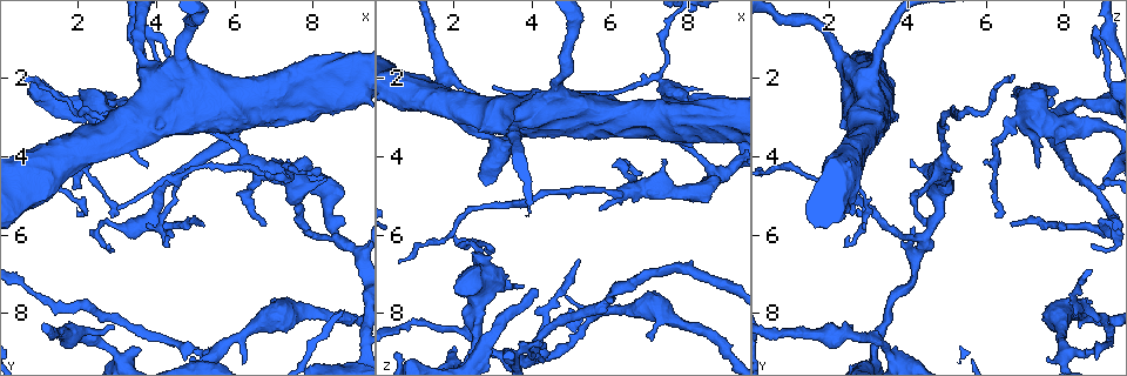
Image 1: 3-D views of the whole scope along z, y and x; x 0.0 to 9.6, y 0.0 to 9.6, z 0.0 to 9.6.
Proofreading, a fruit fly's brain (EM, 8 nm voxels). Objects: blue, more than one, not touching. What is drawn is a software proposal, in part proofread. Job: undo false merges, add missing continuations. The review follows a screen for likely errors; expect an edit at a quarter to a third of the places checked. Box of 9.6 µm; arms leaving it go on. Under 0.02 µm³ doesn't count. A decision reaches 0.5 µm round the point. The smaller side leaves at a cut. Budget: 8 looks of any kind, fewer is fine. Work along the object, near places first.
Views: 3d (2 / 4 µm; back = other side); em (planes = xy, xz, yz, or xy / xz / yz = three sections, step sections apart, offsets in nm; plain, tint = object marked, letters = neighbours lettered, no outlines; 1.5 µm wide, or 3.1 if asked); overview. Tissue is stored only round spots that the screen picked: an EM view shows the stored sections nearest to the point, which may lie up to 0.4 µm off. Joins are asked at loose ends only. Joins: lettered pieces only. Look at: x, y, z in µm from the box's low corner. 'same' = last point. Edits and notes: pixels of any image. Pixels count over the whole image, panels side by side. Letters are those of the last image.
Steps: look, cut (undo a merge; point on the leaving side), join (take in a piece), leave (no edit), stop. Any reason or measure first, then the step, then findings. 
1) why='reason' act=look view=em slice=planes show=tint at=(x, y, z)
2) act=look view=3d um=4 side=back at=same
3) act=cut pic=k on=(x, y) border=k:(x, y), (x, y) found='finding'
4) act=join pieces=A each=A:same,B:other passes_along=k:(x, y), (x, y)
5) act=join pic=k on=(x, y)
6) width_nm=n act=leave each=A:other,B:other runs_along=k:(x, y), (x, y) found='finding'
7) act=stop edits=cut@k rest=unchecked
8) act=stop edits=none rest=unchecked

why='thick turns thin' act=look view=3d um=2 at=(3.60, 1.30, 3.20)

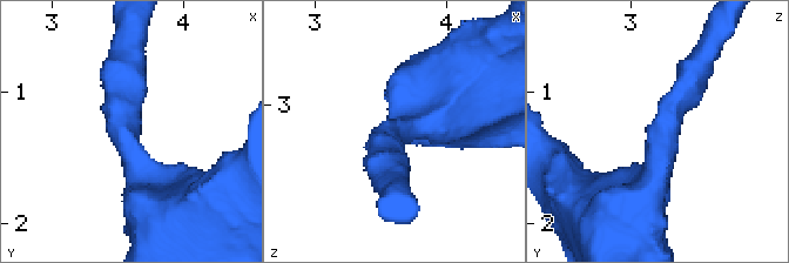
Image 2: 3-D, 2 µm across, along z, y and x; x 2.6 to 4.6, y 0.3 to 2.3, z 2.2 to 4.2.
arm_widths_nm=220,650 why='need the tissue' act=look view=em slice=planes show=letters at=(3.56, 1.36, 3.24)

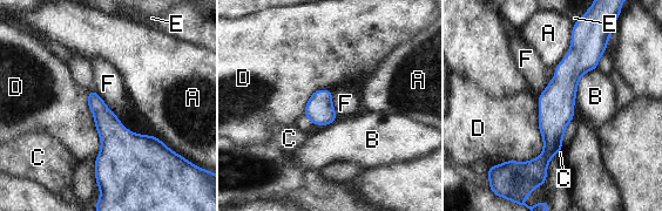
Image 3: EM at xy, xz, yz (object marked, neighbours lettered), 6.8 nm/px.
longest_contact=D:550nm act=leave each=A:other,B:other,C:other,D:other,E:other,F:other found='continuous, no second cell'

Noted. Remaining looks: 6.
why='an open end' act=look view=em slice=xz step=8 show=letters at=(2.00, 4.85, 8.85)

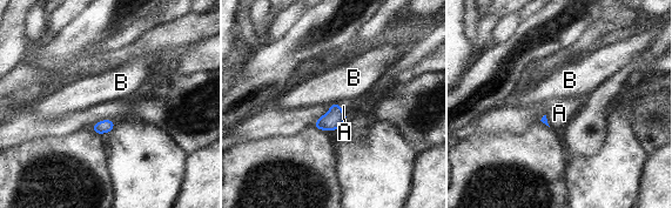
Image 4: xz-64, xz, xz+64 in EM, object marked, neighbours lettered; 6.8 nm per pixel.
why='another direction' act=look view=em slice=planes show=letters at=same

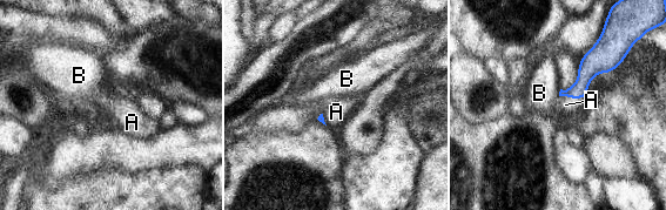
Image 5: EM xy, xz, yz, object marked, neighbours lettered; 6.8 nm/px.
longest_contact=A:180nm act=join pieces=A each=A:same,B:other passes_along=5:(590, 66), (572, 97), (565, 104) found='the cell continues'

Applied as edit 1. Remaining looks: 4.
act=look view=overview

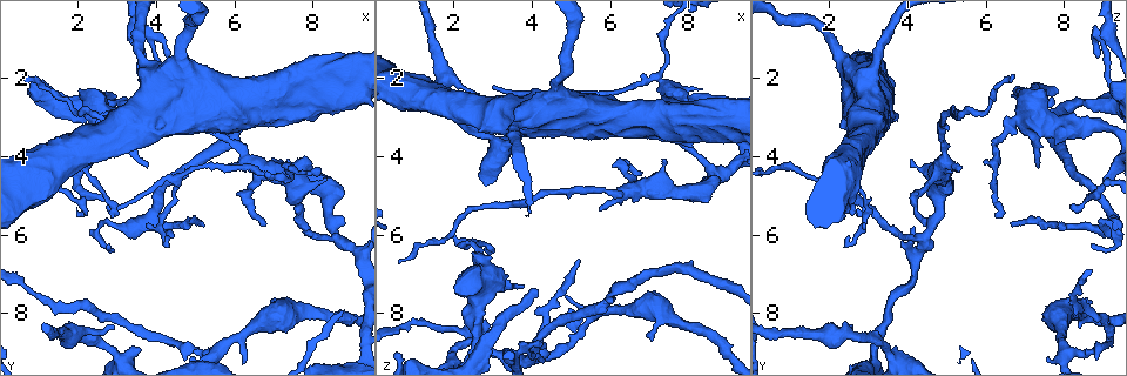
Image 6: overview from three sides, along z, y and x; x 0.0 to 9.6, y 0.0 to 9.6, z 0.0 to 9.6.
why='tapers out' act=look view=3d um=2 at=(7.05, 7.75, 8.70)

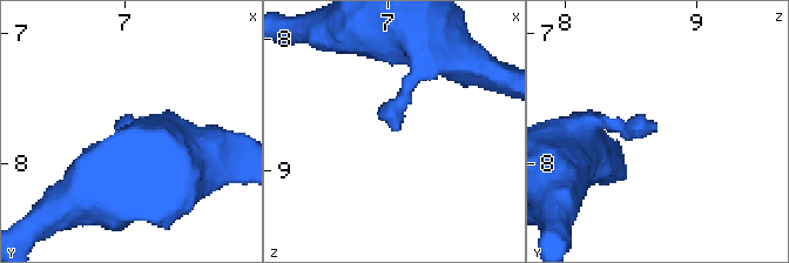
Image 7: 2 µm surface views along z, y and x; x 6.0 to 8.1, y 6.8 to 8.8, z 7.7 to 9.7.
act=look view=em slice=xz step=8 show=tint at=(7.06, 7.72, 8.70)

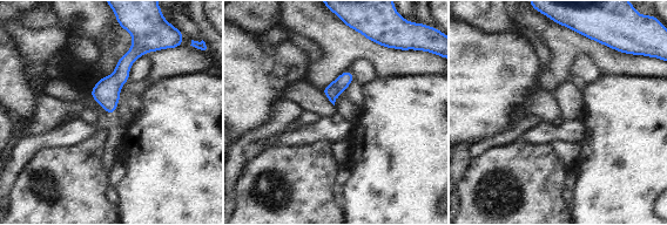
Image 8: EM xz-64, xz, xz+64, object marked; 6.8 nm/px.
why='another direction' act=look view=em slice=planes show=letters at=same

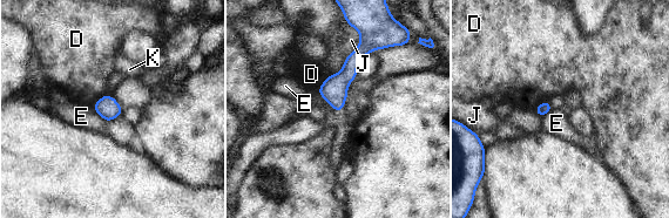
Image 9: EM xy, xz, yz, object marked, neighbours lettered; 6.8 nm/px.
act=leave each=D:other,E:other,J:other,K:other border=9:(93, 108), (106, 122) found='none of them fits'

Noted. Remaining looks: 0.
act=stop edits=join@5 rest=unchecked

